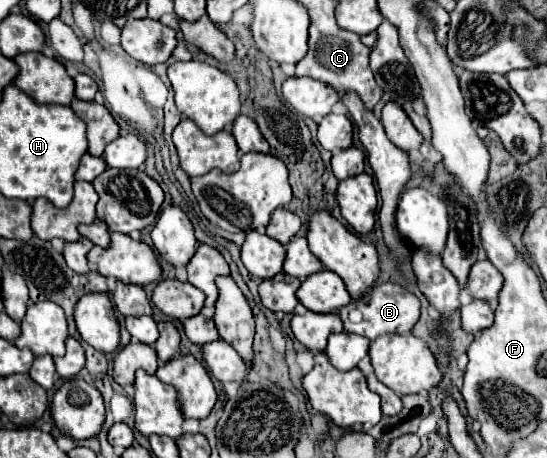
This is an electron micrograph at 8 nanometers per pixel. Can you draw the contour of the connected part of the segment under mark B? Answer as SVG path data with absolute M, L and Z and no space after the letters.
M390 282L374 286L366 298L352 300L348 306L344 306L340 310L344 330L366 336L370 340L376 340L378 336L384 336L384 334L400 334L400 336L410 334L410 330L418 322L418 316L420 316L418 298L414 294L410 294L406 288L402 288L398 284L390 284Z

